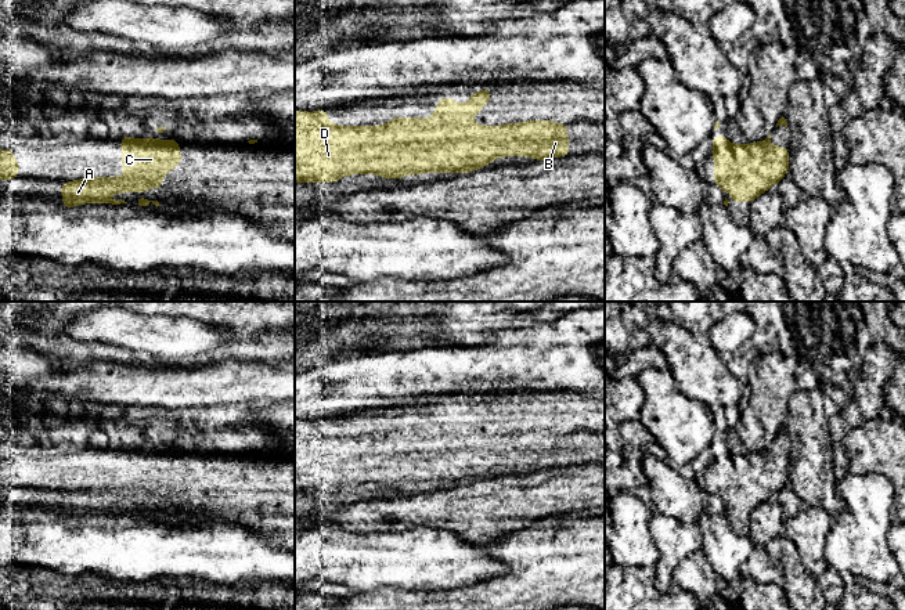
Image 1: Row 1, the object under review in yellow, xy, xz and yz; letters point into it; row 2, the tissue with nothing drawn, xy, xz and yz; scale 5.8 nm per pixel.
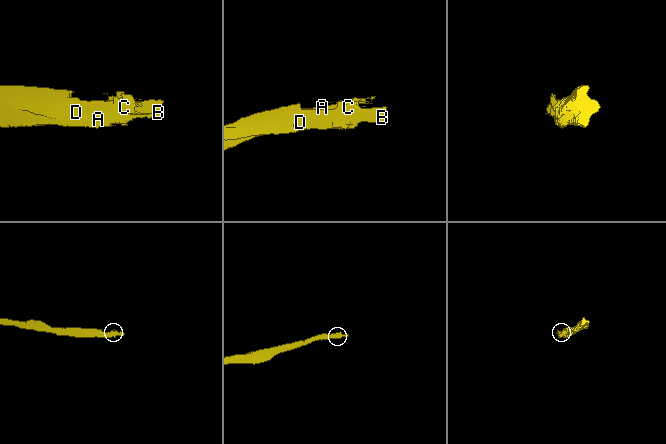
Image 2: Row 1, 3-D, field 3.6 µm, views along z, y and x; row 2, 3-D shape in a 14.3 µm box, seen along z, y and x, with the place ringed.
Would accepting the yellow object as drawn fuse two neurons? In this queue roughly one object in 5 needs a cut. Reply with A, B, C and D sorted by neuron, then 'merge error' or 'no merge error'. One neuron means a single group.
A B C D | no merge error

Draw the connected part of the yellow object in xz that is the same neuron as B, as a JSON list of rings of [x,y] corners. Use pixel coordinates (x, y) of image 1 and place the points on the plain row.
[[[487,398],[470,404],[470,409],[465,414],[457,414],[452,408],[439,408],[437,419],[430,429],[396,427],[382,436],[338,436],[328,432],[328,420],[295,420],[295,492],[335,492],[342,486],[364,483],[375,483],[386,488],[419,483],[468,483],[501,466],[531,466],[536,470],[569,466],[567,434],[552,430],[529,430],[505,436],[473,433],[472,426],[490,411],[491,404]]]

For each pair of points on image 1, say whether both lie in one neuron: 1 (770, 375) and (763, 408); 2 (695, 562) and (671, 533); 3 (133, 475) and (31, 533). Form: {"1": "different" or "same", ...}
{"1": "same", "2": "different", "3": "different"}

